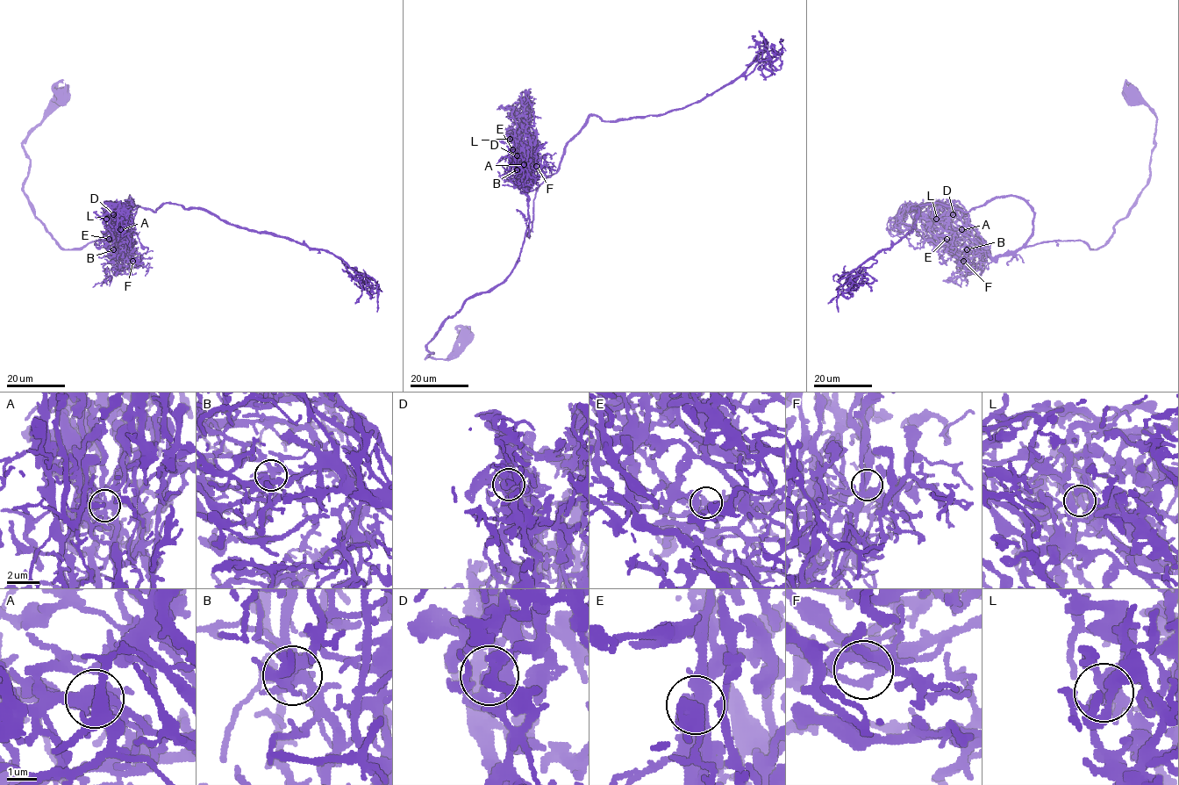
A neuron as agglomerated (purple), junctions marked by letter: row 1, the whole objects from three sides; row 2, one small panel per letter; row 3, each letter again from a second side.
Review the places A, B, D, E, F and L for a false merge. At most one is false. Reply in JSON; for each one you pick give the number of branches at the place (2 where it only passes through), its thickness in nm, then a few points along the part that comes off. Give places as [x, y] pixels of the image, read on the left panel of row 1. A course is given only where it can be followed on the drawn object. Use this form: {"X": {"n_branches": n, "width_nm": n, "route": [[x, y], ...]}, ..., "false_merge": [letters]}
{"false_merge": []}

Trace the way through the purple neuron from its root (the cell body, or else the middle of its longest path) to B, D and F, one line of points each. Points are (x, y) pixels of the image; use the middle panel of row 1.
B: (463, 336), (447, 359), (426, 357), (440, 325), (470, 297), (497, 286), (519, 255), (529, 217), (518, 169)
D: (463, 336), (447, 359), (426, 357), (440, 325), (470, 297), (497, 286), (519, 255), (529, 217), (517, 156)
F: (463, 336), (447, 359), (426, 357), (440, 325), (513, 267), (536, 166)

